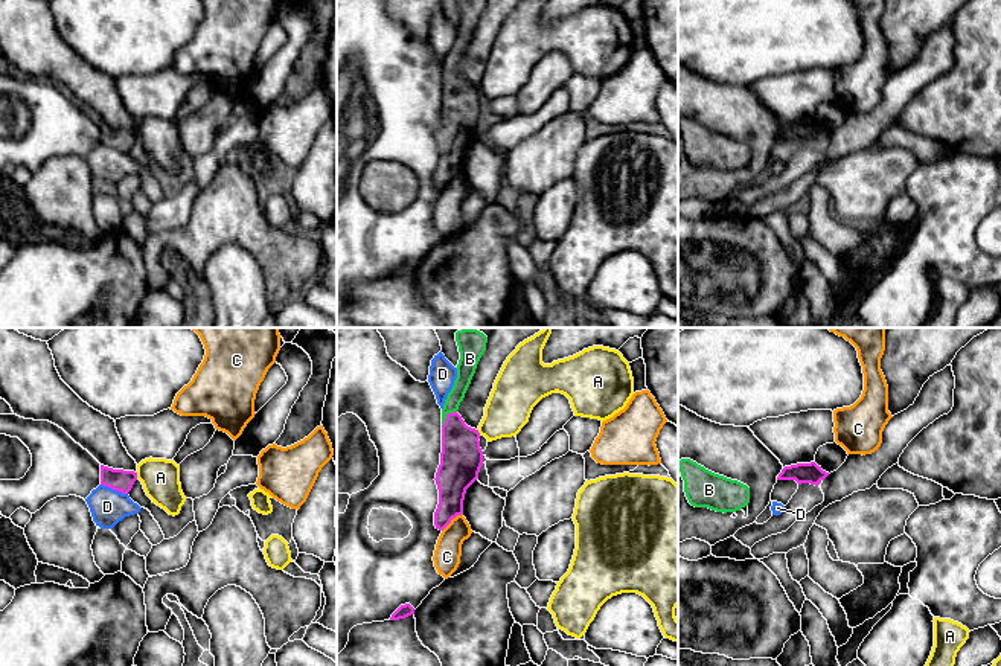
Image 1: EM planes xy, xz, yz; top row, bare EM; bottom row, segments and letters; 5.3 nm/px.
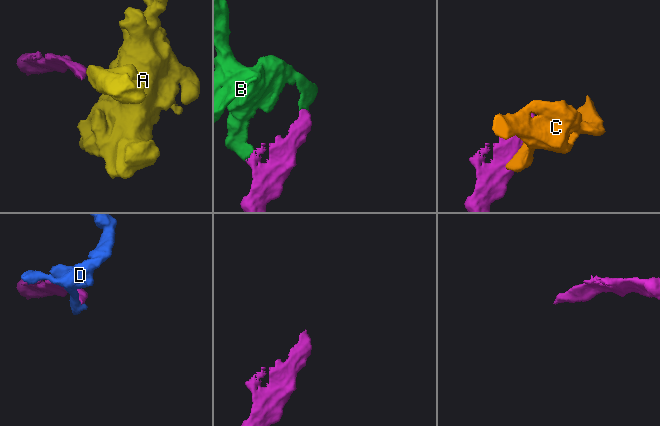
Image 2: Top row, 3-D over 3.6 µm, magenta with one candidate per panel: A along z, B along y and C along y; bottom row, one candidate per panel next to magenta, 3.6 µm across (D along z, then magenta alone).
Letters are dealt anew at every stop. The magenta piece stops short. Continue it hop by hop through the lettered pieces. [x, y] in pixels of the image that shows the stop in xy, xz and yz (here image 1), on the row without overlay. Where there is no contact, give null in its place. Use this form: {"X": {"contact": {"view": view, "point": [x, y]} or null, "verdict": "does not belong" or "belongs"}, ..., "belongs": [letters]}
{"A": {"contact": {"view": "xy", "point": [136, 134]}, "verdict": "does not belong"}, "B": {"contact": {"view": "xz", "point": [447, 75]}, "verdict": "belongs"}, "C": {"contact": {"view": "xz", "point": [451, 177]}, "verdict": "does not belong"}, "D": {"contact": {"view": "xy", "point": [115, 148]}, "verdict": "does not belong"}, "belongs": ["B"]}

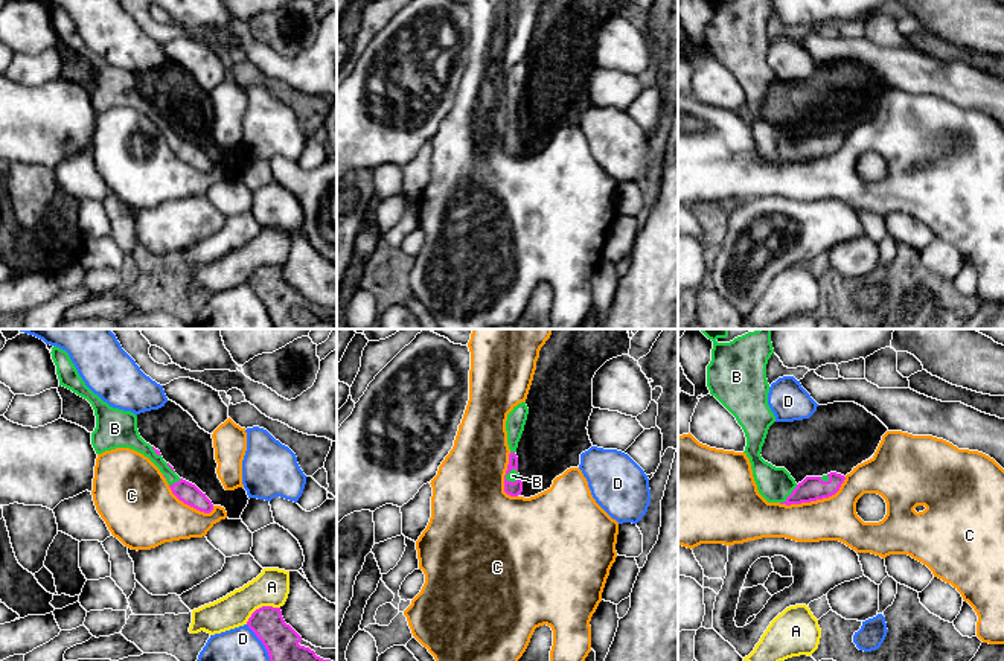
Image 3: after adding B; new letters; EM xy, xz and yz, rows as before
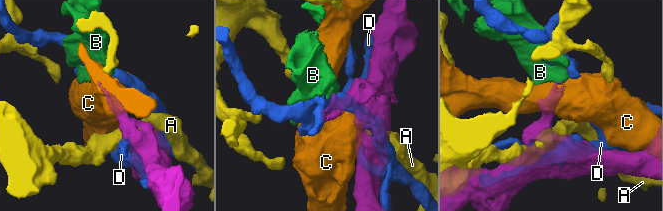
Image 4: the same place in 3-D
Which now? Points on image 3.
{"A": {"contact": {"view": "xy", "point": [262, 265]}, "verdict": "does not belong"}, "B": {"contact": {"view": "yz", "point": [789, 154]}, "verdict": "belongs"}, "C": {"contact": {"view": "yz", "point": [814, 159]}, "verdict": "does not belong"}, "D": {"contact": {"view": "xy", "point": [264, 303]}, "verdict": "does not belong"}, "belongs": ["B"]}

